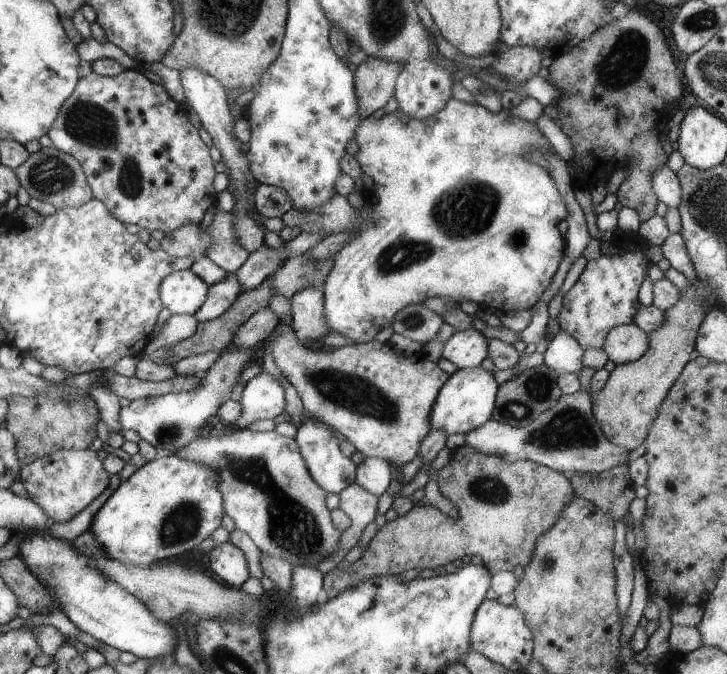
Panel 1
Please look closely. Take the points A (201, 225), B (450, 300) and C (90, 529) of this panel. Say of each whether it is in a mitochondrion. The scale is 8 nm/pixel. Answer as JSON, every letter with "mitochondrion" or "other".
{"A":"other","B":"other","C":"other"}

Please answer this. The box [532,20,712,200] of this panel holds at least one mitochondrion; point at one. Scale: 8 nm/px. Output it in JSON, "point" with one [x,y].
{"point":[623,64]}

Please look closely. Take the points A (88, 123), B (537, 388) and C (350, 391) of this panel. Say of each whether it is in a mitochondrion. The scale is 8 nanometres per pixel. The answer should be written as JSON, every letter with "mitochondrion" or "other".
{"A":"mitochondrion","B":"mitochondrion","C":"mitochondrion"}

